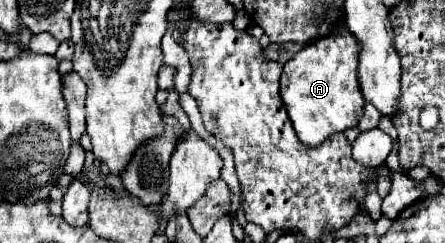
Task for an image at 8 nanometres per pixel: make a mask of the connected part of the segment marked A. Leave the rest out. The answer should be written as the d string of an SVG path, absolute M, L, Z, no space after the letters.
M341 29L303 47L281 73L281 99L293 123L299 141L307 147L319 147L333 133L345 131L359 123L363 115L363 95L357 83L359 45L355 37Z

